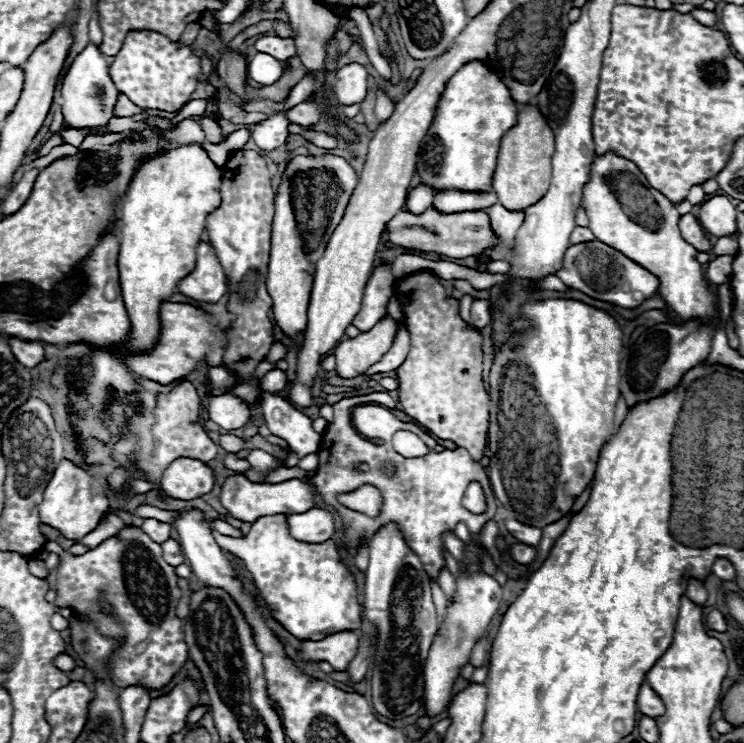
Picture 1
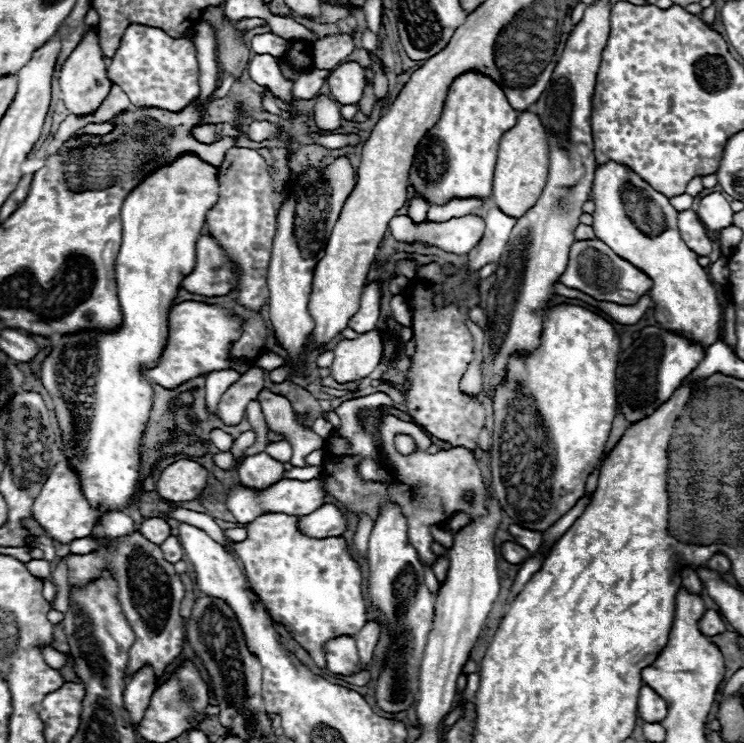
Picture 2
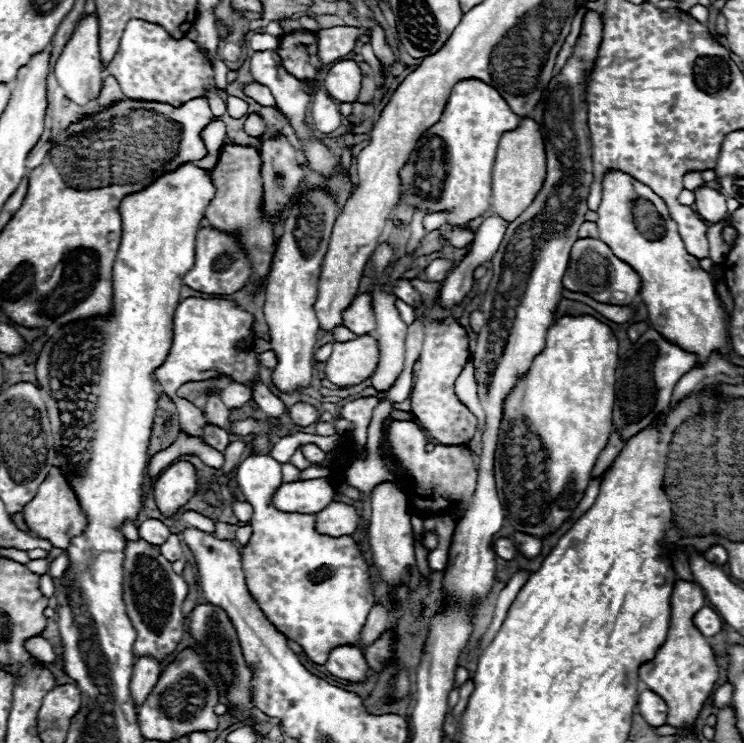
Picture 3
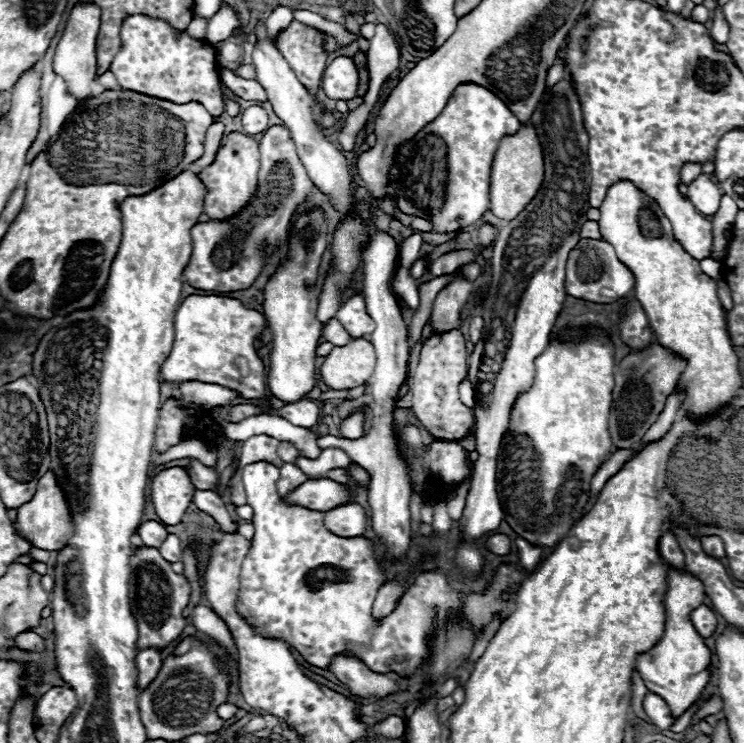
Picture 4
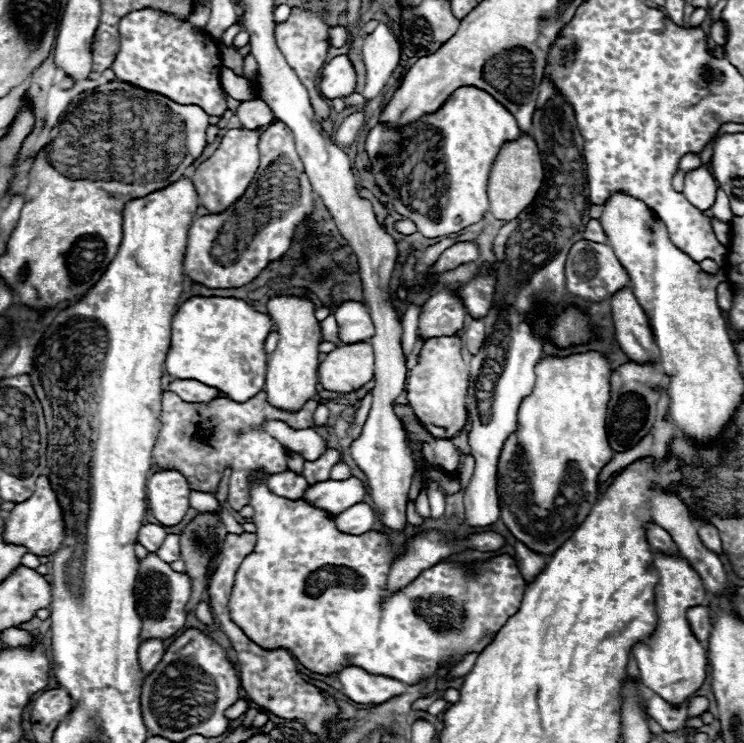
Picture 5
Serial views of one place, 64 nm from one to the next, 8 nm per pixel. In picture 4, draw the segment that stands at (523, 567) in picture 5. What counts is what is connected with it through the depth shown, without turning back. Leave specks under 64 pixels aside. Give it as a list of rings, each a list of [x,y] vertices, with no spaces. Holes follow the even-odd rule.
[[[516,538],[516,550],[518,550],[518,556],[520,556],[520,564],[528,572],[534,572],[534,568],[540,564],[542,550],[532,546],[532,544],[528,544],[524,538]]]

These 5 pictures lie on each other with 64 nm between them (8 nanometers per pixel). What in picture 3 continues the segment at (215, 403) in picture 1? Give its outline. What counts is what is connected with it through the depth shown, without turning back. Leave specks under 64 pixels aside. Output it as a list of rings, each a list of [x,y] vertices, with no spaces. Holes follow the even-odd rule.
[[[230,384],[220,392],[220,398],[230,410],[236,410],[242,408],[242,404],[248,402],[252,396],[250,396],[250,388],[242,384]]]

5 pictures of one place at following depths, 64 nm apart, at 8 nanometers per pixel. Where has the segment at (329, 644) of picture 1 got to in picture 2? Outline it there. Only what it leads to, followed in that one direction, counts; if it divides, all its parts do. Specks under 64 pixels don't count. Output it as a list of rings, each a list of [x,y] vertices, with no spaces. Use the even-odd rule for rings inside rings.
[[[350,636],[334,638],[326,644],[326,668],[340,676],[352,676],[360,670],[360,658],[356,642]]]

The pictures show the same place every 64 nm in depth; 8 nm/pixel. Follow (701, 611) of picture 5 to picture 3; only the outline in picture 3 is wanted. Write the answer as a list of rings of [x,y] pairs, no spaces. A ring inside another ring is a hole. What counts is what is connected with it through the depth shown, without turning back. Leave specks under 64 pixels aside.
[[[708,606],[700,608],[694,614],[694,624],[702,632],[702,636],[706,636],[706,638],[710,638],[722,630],[722,620],[720,620],[718,612],[714,608],[708,608]]]

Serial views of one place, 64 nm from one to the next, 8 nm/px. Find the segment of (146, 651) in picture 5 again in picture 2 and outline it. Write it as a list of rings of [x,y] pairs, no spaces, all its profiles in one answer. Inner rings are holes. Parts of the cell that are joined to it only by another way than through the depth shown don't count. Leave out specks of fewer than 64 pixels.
[[[150,664],[142,666],[128,680],[126,690],[124,690],[124,704],[130,712],[130,718],[132,718],[134,726],[138,726],[140,718],[144,716],[144,710],[146,710],[154,690],[156,690],[156,676],[154,676],[154,668]]]

